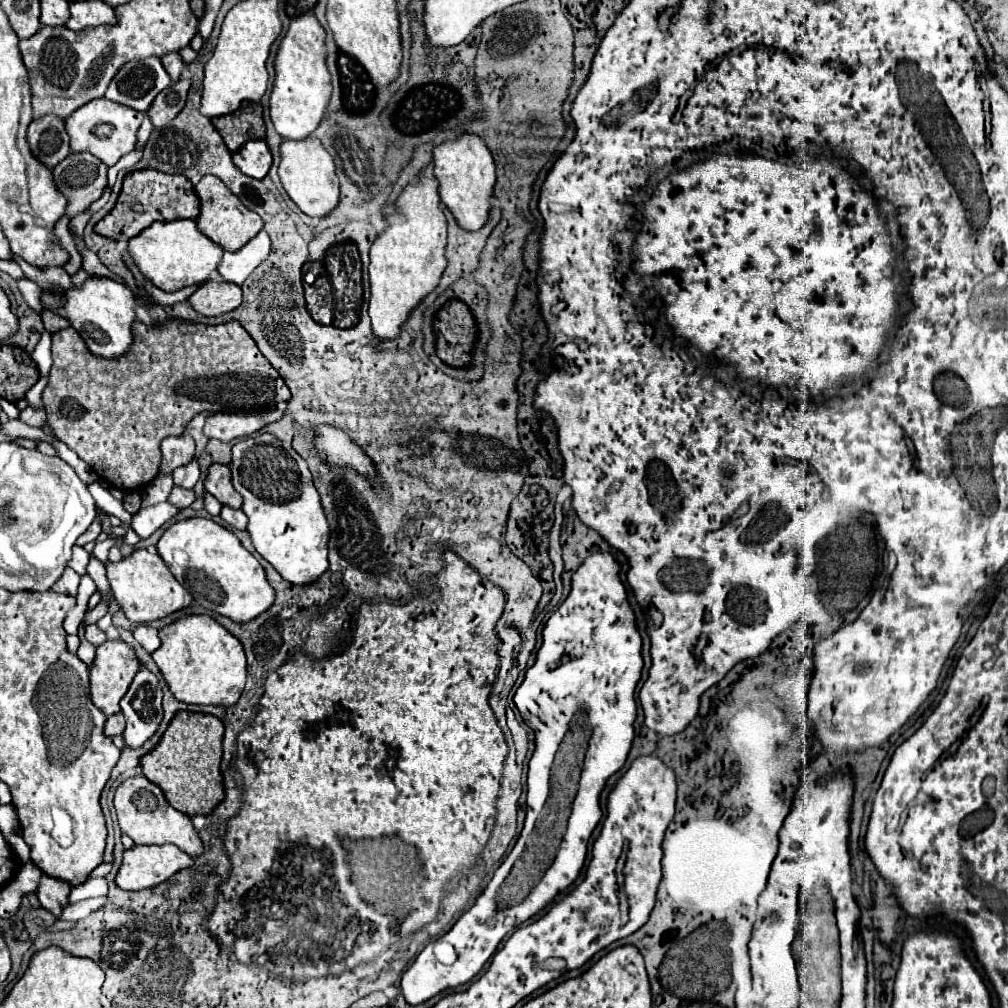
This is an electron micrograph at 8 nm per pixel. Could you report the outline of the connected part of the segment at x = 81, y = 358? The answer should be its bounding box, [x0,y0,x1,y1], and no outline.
[42,319,290,489]

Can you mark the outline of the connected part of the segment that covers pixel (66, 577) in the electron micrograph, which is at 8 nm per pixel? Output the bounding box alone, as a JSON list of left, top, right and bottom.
[52,567,80,595]

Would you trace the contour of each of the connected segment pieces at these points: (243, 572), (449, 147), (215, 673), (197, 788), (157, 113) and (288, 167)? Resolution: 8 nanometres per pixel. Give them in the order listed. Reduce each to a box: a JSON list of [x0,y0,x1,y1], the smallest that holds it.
[[158,517,274,623],[434,135,496,231],[152,615,246,705],[142,711,224,817],[146,77,192,127],[278,137,340,219]]

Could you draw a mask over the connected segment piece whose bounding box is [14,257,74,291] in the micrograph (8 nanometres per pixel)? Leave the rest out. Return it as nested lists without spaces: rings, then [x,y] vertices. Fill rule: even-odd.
[[[14,257],[14,261],[22,267],[22,271],[26,273],[28,279],[32,279],[34,283],[38,283],[40,287],[44,287],[44,291],[48,289],[70,289],[74,287],[72,281],[70,281],[70,275],[64,271],[64,269],[36,269],[36,267],[30,267],[26,261]]]

